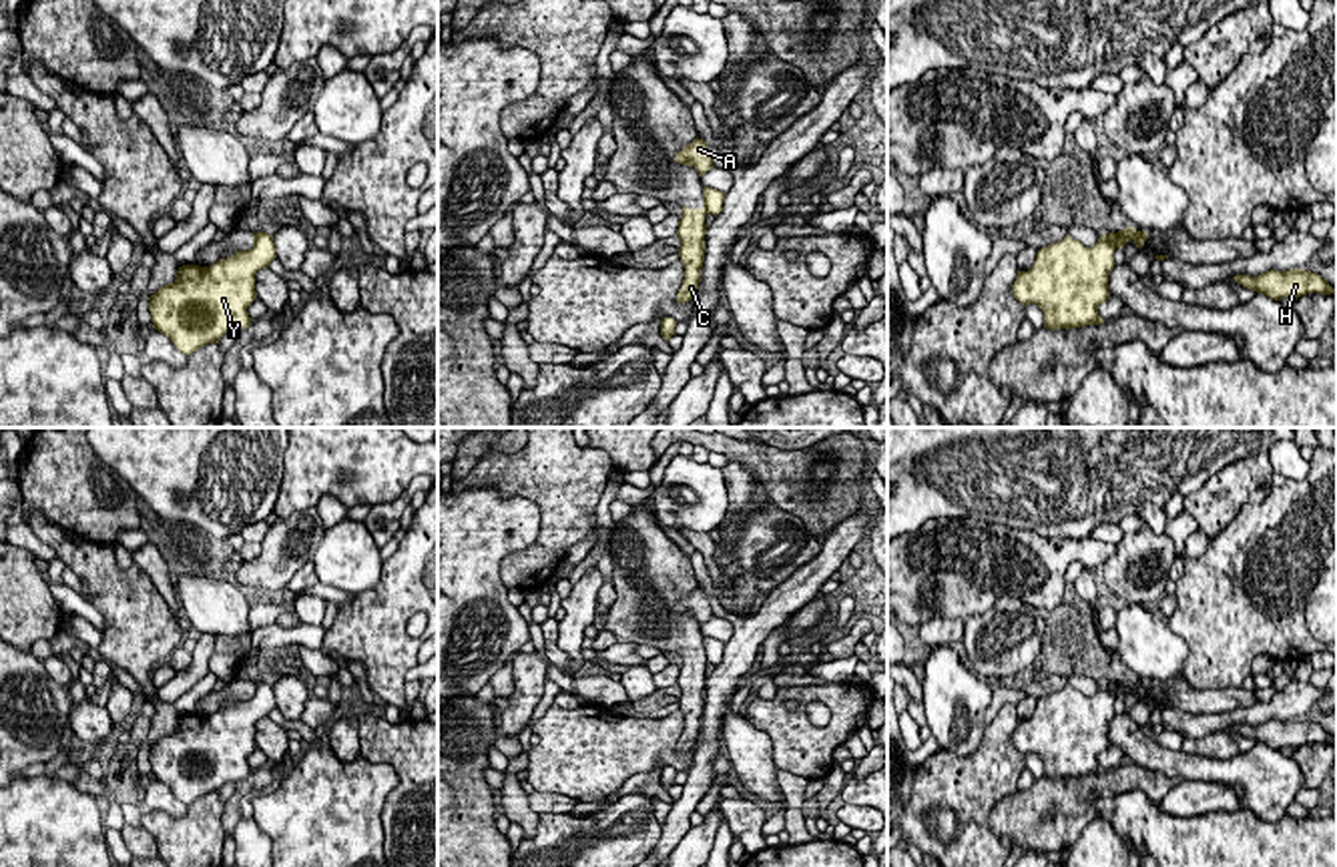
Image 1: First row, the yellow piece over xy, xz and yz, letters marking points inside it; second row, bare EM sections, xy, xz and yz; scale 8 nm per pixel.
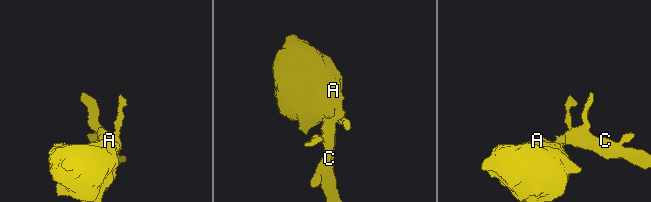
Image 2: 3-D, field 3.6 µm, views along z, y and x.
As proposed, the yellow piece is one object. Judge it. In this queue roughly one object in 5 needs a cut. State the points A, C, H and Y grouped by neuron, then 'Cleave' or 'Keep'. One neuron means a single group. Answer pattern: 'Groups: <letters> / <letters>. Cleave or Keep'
Groups: A Y / C H. Cleave

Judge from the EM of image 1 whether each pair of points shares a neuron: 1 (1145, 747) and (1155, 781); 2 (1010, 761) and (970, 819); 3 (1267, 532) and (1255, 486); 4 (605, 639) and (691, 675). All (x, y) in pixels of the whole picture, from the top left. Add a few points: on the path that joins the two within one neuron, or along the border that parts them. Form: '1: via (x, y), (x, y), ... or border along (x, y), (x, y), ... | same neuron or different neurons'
1: border along (1133, 761), (1147, 769), (1157, 769), (1169, 779) | different neurons
2: via (996, 775), (970, 805) | same neuron
3: border along (1273, 486), (1259, 502), (1247, 502), (1221, 532) | different neurons
4: border along (605, 629), (617, 641) | different neurons

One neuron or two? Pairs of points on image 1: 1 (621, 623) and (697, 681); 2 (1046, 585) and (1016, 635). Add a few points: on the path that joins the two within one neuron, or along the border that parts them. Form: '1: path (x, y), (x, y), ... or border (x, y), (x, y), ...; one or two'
1: path (645, 639), (675, 641), (691, 657); one
2: border (986, 609), (1000, 597), (1014, 597), (1042, 613); two

